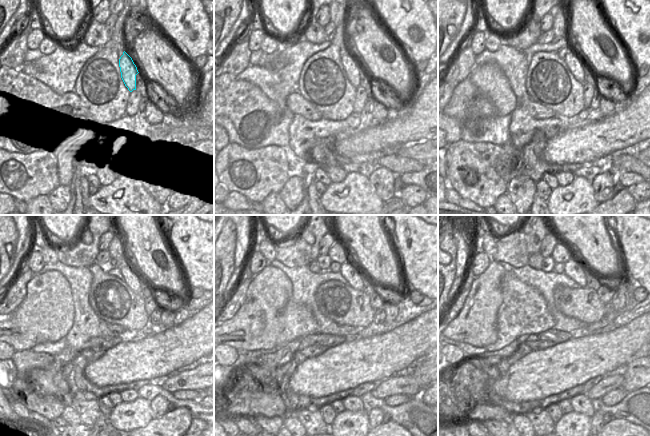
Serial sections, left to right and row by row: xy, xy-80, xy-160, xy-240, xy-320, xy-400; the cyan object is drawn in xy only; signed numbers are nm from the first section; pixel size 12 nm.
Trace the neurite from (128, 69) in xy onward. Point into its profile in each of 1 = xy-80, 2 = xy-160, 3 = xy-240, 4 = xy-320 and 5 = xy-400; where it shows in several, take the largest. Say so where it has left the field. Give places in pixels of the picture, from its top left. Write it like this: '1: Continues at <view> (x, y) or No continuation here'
1: Continues at xy-80 (352, 69)
2: Continues at xy-160 (574, 63)
3: Continues at xy-240 (133, 283)
4: Continues at xy-320 (353, 276)
5: Continues at xy-400 (573, 269)

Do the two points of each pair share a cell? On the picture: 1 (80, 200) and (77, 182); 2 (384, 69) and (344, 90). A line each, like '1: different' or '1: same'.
1: same
2: different

